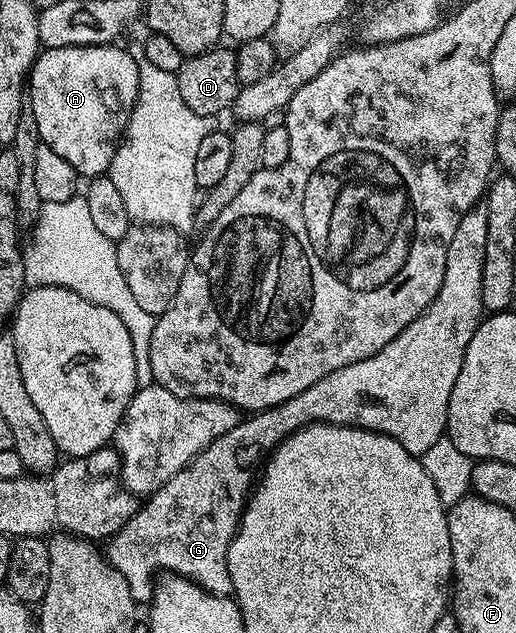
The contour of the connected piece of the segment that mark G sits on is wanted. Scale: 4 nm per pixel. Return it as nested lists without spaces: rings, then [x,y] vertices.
[[[483,206],[470,208],[465,218],[461,218],[457,234],[453,234],[453,242],[449,242],[449,255],[445,258],[445,278],[441,278],[441,290],[437,290],[437,298],[417,319],[409,322],[409,326],[401,330],[401,334],[397,334],[397,338],[393,338],[389,346],[361,362],[353,362],[349,366],[341,366],[341,370],[333,370],[333,374],[325,374],[325,378],[313,382],[313,386],[301,390],[301,394],[293,394],[293,398],[277,406],[240,419],[239,424],[229,430],[229,434],[221,434],[217,442],[201,450],[201,454],[197,454],[193,462],[177,470],[177,474],[173,474],[173,478],[169,478],[165,486],[158,488],[140,503],[133,518],[129,518],[129,522],[125,522],[116,536],[110,537],[105,544],[107,561],[127,579],[135,601],[150,601],[155,591],[156,577],[160,574],[174,574],[193,580],[214,596],[232,595],[233,578],[229,578],[227,565],[229,542],[239,529],[239,518],[256,483],[257,473],[265,457],[274,452],[286,436],[291,436],[306,424],[336,424],[380,432],[401,442],[401,446],[405,446],[409,454],[420,458],[425,450],[429,450],[429,446],[433,446],[433,442],[444,439],[449,414],[449,394],[453,394],[453,382],[457,382],[457,374],[461,374],[465,350],[479,328],[479,321],[485,316],[481,302],[481,269],[485,267],[488,226],[489,218],[486,207]]]

